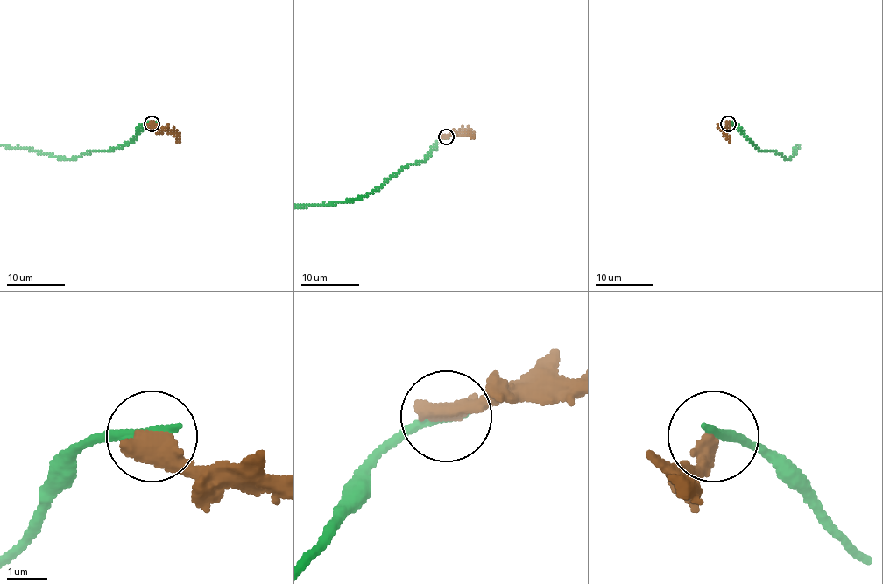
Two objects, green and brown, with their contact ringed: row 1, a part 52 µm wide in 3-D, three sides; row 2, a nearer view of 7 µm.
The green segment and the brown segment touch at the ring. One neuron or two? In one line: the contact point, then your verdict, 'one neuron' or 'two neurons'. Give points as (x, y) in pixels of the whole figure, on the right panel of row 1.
place (728, 123); two neurons

